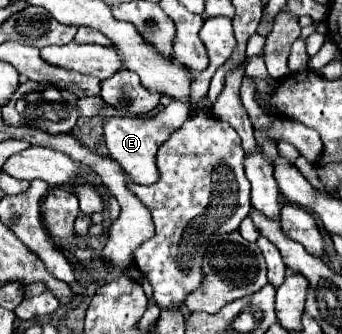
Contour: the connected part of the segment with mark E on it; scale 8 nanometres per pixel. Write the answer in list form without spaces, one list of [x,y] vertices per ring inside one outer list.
[[[171,101],[171,105],[167,105],[153,119],[119,117],[119,115],[105,119],[103,131],[105,131],[109,155],[133,177],[133,181],[137,181],[141,185],[155,183],[159,179],[159,171],[155,167],[155,153],[157,153],[159,145],[167,139],[167,133],[171,133],[171,129],[177,129],[189,117],[189,111],[191,111],[191,107],[187,103]]]

